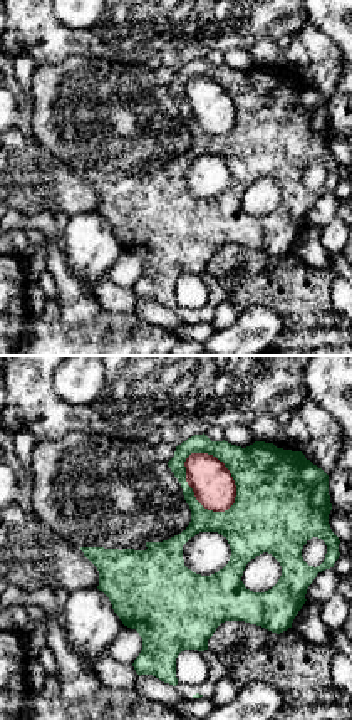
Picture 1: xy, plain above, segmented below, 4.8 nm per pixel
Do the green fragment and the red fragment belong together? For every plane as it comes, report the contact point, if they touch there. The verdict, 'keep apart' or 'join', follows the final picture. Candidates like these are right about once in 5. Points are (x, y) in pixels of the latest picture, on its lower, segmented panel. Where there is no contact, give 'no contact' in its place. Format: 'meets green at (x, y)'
meets green at (191, 490)

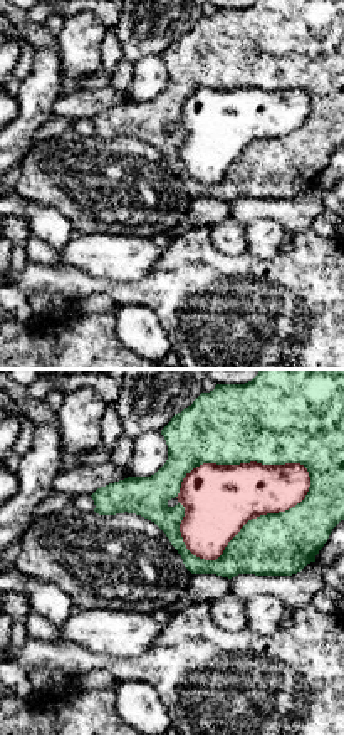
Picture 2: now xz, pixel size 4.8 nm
meets green at (254, 519)

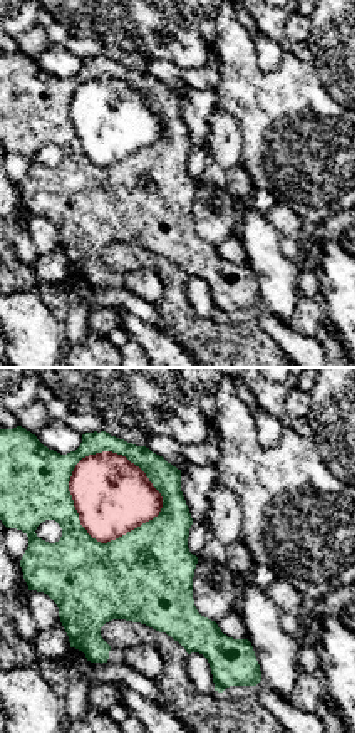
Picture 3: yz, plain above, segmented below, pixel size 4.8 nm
meets green at (119, 453)

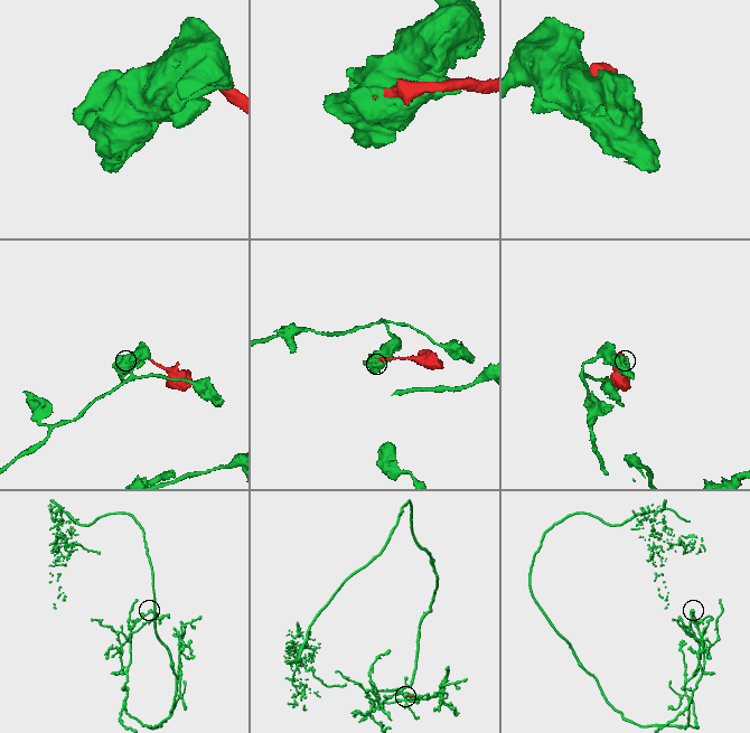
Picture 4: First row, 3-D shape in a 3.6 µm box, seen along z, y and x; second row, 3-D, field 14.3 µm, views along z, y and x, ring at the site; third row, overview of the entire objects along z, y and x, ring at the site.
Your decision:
keep apart

